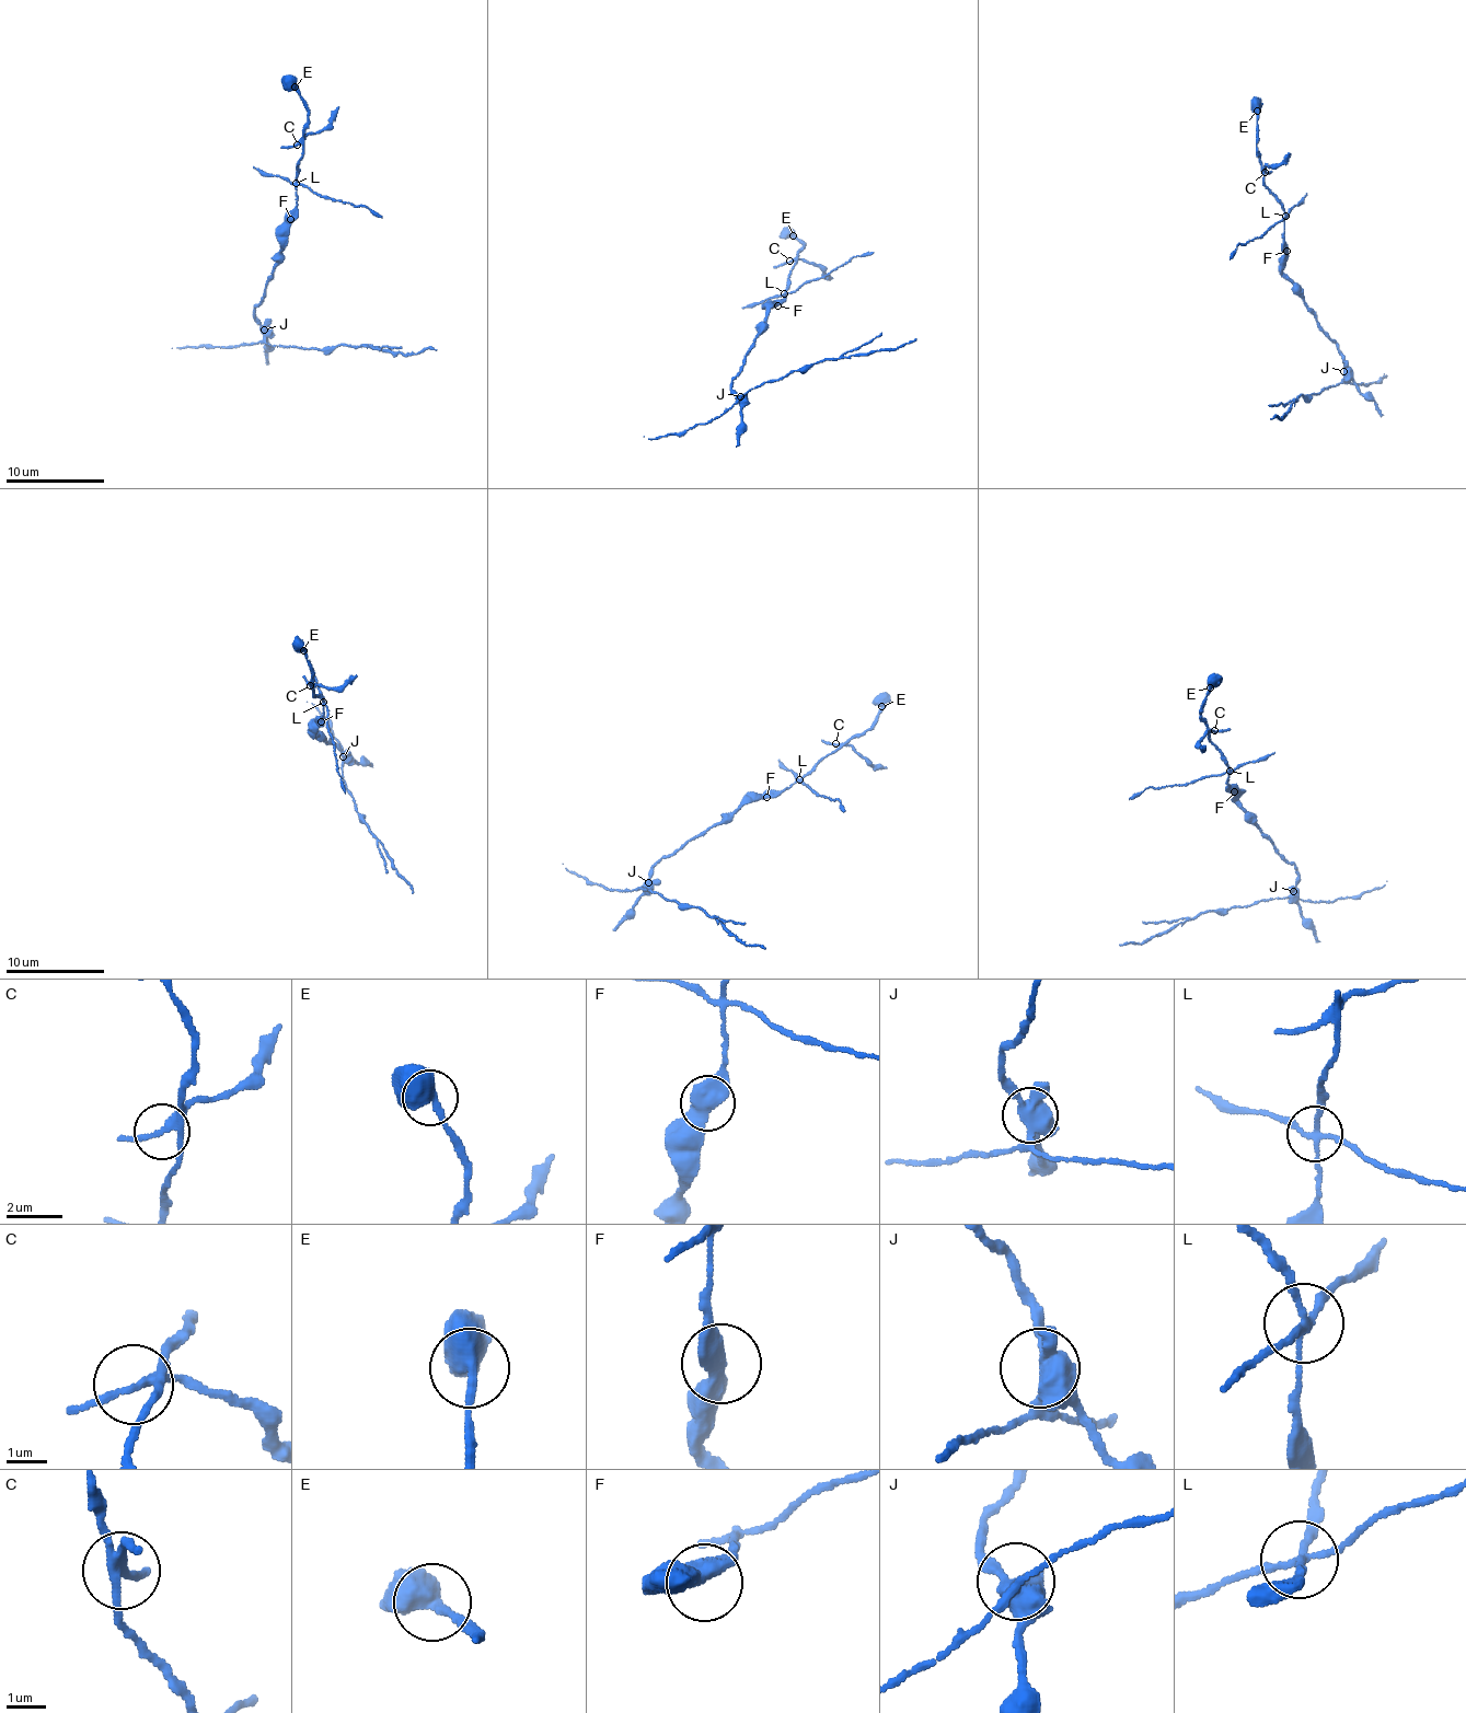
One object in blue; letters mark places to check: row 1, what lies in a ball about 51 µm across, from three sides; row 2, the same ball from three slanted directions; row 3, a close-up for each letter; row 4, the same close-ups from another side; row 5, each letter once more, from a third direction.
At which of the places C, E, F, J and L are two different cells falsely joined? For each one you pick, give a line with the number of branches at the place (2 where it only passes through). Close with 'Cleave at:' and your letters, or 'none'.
J: 5 branches meet
L: 4 branches meet
Cleave at: J, L

